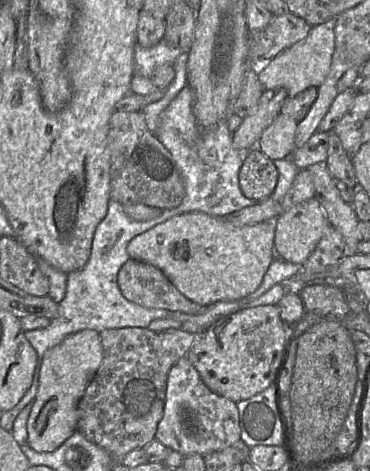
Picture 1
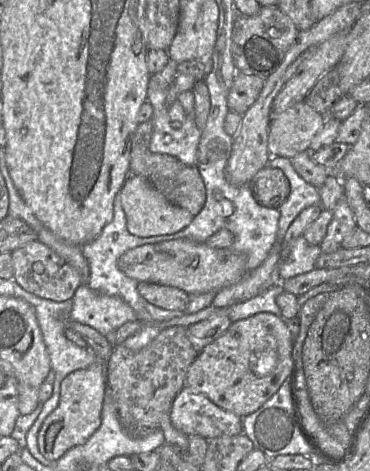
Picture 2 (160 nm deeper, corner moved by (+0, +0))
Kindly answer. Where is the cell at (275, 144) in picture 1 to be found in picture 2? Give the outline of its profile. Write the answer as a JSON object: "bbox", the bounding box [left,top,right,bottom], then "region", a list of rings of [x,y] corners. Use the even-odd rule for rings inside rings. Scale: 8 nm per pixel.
{"bbox":[268,100,327,158],"region":[[[301,100],[270,123],[268,150],[272,157],[292,158],[298,153],[309,151],[315,135],[322,128],[327,116],[315,111]]]}

